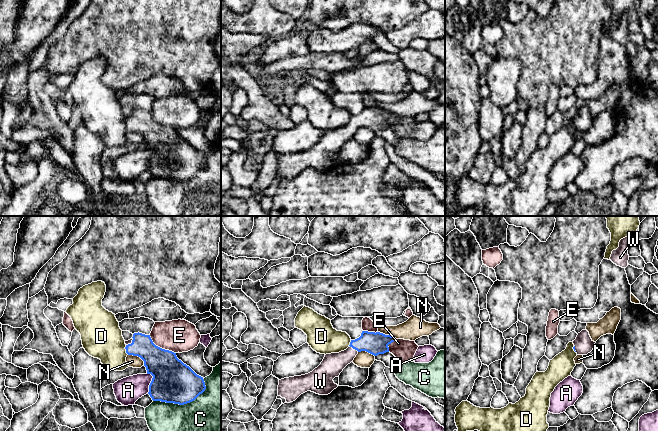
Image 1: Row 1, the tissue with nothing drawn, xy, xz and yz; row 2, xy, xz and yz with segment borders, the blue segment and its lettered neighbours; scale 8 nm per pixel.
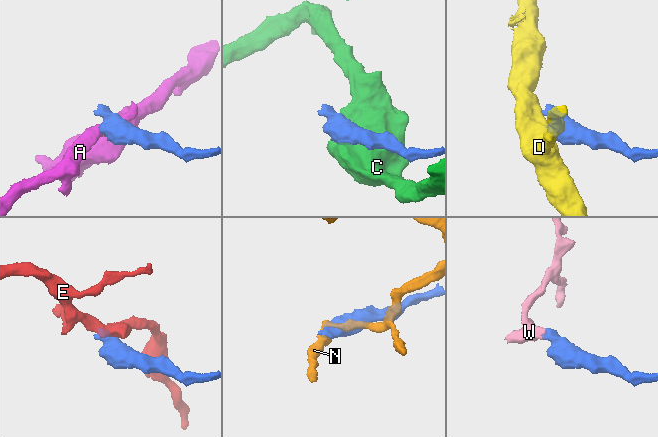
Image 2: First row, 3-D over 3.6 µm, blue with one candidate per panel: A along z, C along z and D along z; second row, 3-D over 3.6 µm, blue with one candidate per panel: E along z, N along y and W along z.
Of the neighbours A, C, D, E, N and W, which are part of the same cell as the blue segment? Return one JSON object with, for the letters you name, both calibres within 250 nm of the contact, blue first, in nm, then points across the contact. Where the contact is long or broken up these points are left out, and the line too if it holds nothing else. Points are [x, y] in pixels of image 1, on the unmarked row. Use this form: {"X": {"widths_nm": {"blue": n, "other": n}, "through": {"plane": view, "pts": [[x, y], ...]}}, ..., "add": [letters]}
{"W": {"widths_nm": {"blue": 180, "other": 180}, "through": {"plane": "xz", "pts": [[377, 119], [362, 119], [354, 124], [345, 133], [333, 140]]}}, "add": ["W"]}

